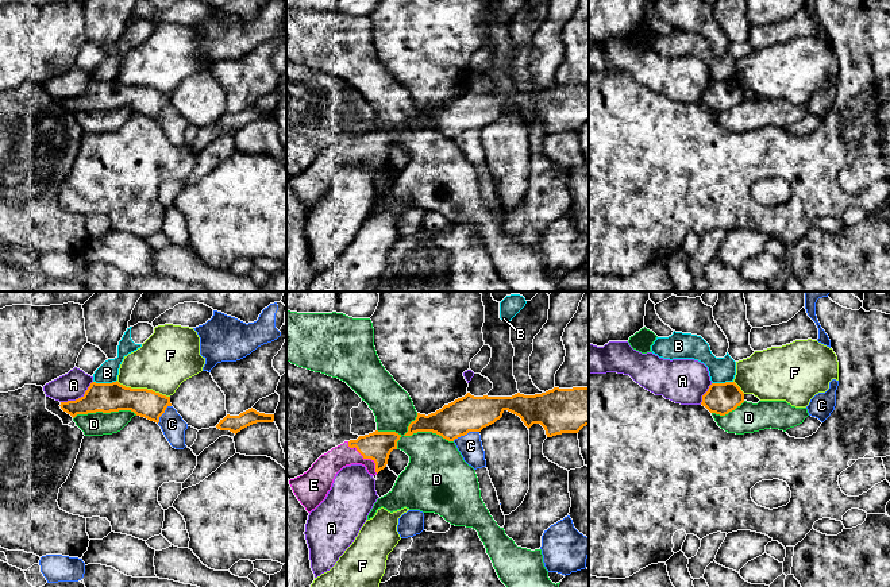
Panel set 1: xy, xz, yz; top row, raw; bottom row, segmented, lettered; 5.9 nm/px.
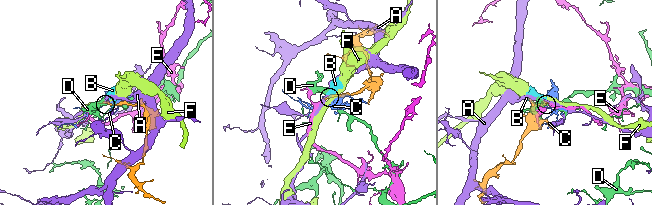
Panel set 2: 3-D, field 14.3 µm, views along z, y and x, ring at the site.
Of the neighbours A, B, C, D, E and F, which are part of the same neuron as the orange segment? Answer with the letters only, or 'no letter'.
E

